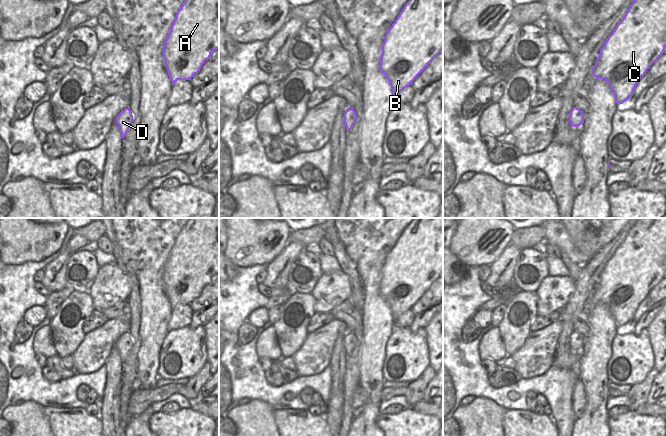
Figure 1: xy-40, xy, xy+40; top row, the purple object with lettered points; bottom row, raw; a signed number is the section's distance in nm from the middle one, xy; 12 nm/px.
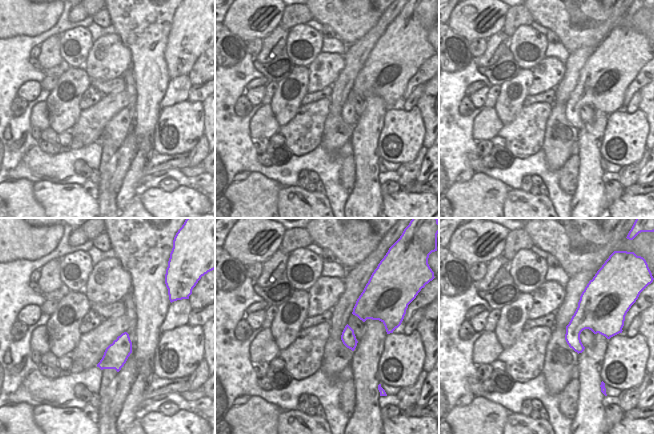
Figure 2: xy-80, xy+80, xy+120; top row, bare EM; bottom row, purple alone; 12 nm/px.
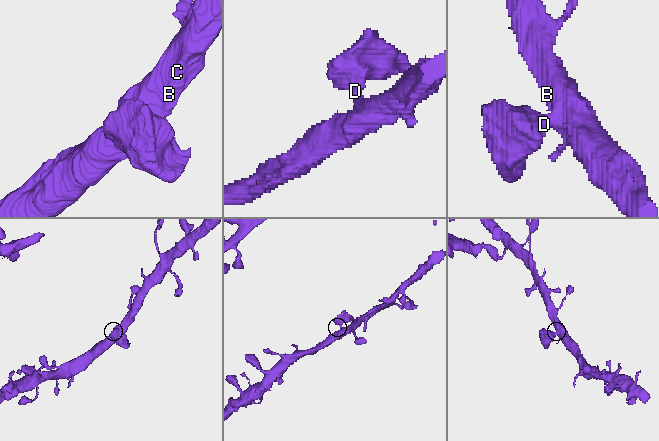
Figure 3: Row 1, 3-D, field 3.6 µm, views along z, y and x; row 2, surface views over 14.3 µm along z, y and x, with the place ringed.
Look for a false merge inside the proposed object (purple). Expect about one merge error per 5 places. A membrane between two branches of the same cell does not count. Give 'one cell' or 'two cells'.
one cell

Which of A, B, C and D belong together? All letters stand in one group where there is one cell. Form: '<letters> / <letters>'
A B C D

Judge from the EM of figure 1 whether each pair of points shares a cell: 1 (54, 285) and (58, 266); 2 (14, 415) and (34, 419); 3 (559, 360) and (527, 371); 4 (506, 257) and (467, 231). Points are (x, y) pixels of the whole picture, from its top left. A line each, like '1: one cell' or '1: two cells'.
1: one cell
2: one cell
3: two cells
4: two cells

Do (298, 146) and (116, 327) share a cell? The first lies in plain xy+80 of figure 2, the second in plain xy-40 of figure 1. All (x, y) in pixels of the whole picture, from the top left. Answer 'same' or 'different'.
same

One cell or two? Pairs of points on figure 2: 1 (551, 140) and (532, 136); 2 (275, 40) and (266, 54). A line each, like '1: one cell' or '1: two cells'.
1: two cells
2: one cell

